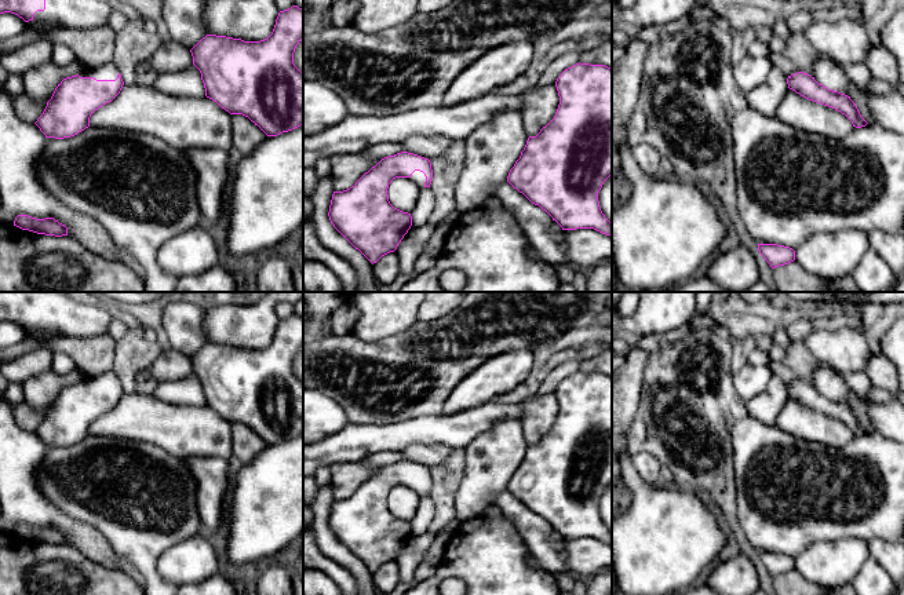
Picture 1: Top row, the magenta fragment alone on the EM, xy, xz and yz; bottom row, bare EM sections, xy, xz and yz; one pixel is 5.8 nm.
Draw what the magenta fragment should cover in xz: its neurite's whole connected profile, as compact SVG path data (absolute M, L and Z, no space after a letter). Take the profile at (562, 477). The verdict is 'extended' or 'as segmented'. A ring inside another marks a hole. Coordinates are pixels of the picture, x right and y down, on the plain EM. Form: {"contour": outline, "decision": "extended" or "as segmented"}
{"contour": "M579 370L561 382L555 395L559 413L554 427L536 445L528 446L507 490L546 519L562 539L594 537L612 544L612 532L602 522L598 510L604 490L612 485L612 376Z", "decision": "as segmented"}

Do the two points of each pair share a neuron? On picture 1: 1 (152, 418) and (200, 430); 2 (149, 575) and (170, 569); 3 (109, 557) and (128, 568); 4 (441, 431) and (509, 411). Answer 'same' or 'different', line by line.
1: same
2: different
3: same
4: same

